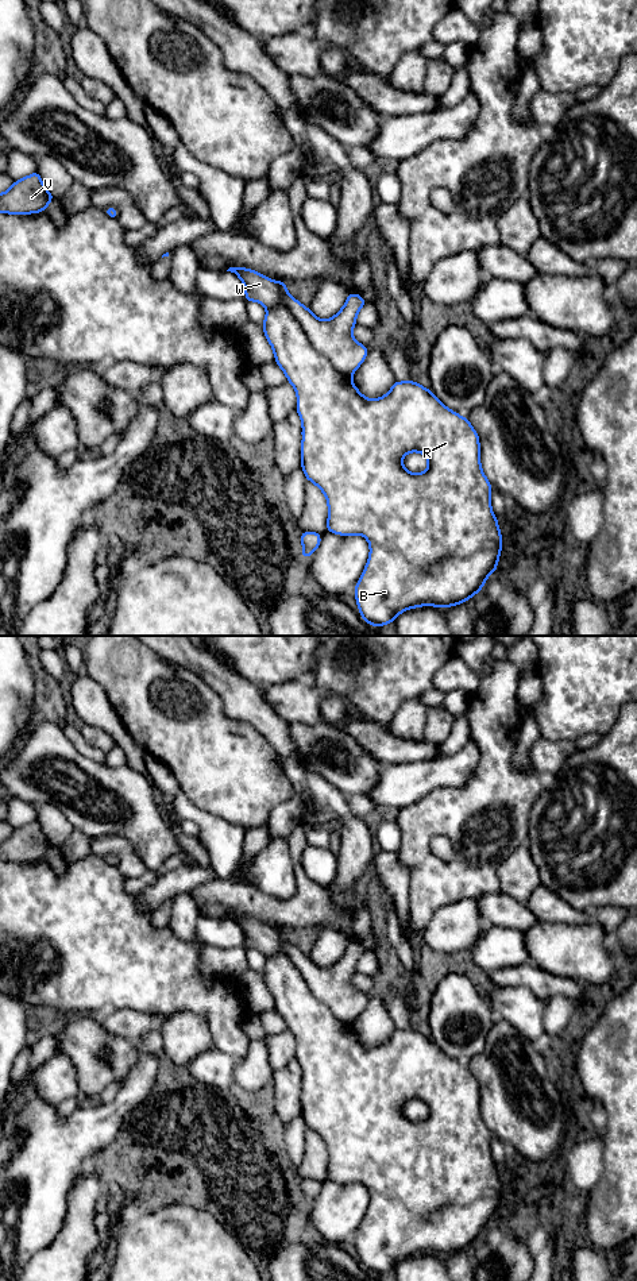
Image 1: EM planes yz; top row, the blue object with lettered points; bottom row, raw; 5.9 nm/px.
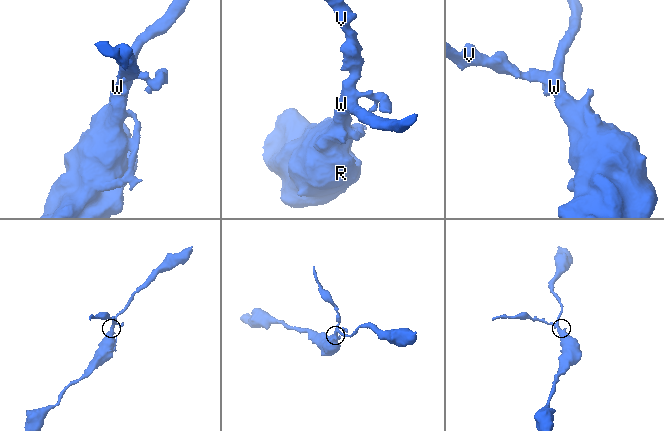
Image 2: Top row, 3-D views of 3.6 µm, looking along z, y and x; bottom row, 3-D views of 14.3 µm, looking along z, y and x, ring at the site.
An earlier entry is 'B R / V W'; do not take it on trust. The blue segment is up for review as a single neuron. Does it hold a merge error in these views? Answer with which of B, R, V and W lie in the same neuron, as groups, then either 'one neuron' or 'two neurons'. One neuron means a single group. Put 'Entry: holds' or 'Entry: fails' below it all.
groups B R / V W; two neurons
Entry: holds

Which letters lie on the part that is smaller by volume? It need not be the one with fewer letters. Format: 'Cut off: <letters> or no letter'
Cut off: V, W

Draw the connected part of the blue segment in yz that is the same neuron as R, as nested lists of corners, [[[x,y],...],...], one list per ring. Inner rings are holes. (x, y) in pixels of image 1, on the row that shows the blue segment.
[[[282,304],[269,308],[262,324],[266,339],[274,351],[275,363],[285,373],[287,382],[292,383],[297,393],[297,413],[302,423],[302,444],[301,444],[301,467],[306,481],[313,482],[327,497],[328,521],[327,532],[341,536],[364,536],[370,544],[370,556],[355,586],[355,598],[360,617],[374,628],[379,628],[395,621],[399,613],[420,606],[456,606],[468,601],[483,589],[490,574],[497,572],[498,559],[502,549],[502,535],[498,528],[498,518],[491,509],[493,486],[487,481],[480,467],[480,444],[476,431],[471,427],[467,417],[459,416],[448,409],[440,400],[426,387],[414,381],[393,383],[393,387],[381,398],[366,398],[354,385],[351,377],[340,374],[331,362],[323,356],[305,335],[292,312]],[[408,452],[421,452],[428,458],[428,470],[420,474],[412,474],[402,466],[402,458]]]

